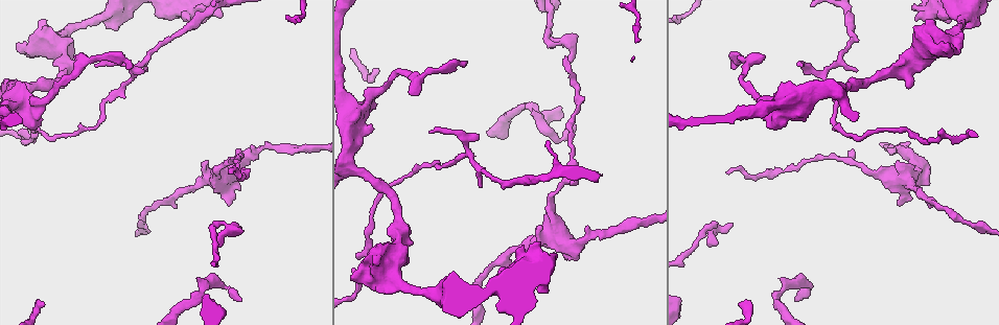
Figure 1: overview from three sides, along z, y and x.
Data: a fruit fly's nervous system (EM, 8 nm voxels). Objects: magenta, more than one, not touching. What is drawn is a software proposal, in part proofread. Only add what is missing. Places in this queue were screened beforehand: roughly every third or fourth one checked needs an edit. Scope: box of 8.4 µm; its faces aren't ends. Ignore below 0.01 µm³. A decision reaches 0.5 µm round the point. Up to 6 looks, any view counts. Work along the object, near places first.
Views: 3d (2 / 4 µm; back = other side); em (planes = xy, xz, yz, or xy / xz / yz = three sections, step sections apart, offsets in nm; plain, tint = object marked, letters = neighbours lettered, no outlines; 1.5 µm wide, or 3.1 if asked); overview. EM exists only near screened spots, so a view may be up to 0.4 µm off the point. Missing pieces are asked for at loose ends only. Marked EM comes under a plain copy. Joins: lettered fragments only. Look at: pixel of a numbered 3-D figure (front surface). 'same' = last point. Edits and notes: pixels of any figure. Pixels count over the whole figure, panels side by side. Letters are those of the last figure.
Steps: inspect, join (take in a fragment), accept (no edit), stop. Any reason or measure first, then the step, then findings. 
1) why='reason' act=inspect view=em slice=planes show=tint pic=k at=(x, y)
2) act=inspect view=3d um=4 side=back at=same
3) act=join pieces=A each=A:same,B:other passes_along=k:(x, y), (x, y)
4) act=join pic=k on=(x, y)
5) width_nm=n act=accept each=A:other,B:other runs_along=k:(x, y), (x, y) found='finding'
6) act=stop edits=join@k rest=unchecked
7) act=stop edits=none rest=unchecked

why='thin end' act=inspect view=3d um=2 pic=1 at=(734, 67)

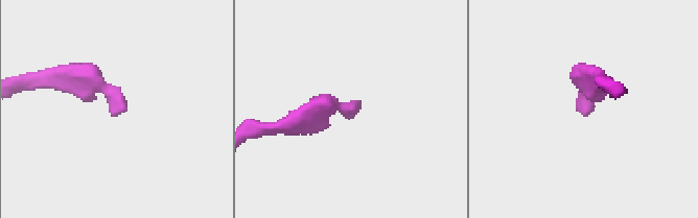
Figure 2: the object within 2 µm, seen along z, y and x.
why='need the tissue' act=inspect view=em slice=xz step=4 show=tint pic=2 at=(352, 112)

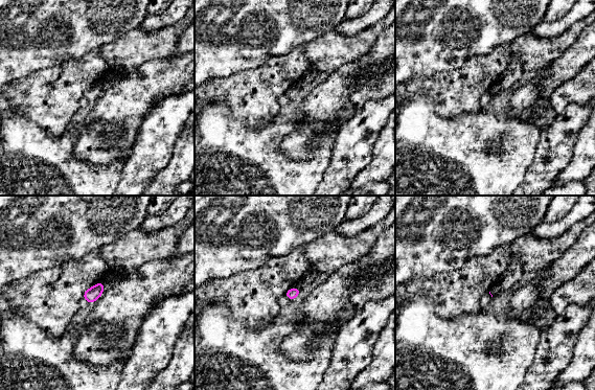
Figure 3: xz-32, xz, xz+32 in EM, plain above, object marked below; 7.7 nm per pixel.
act=inspect view=em slice=xy step=8 show=letters at=same

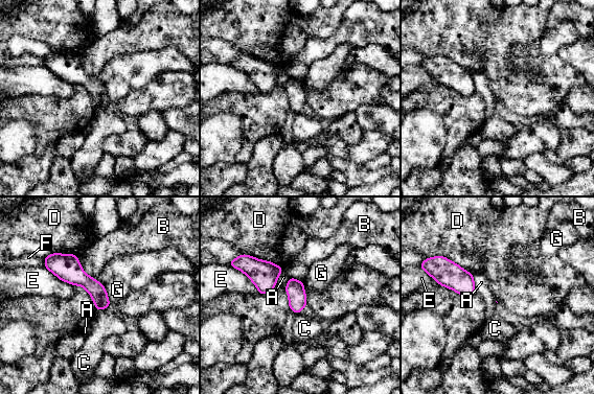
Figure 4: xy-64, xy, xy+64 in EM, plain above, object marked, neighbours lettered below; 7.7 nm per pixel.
act=accept each=A:other,B:other,C:other,D:other,E:other,F:other,G:other found='none of them fits'

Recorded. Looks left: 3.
why='branch stops here' act=inspect view=3d um=4 pic=1 at=(855, 70)

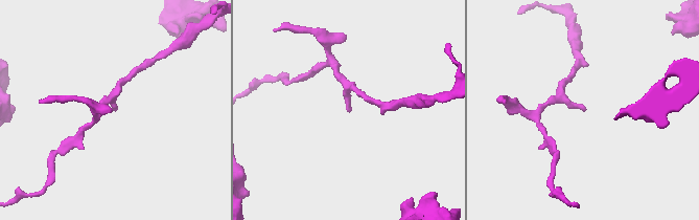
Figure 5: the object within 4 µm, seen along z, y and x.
act=inspect view=em slice=planes show=letters pic=5 at=(349, 109)

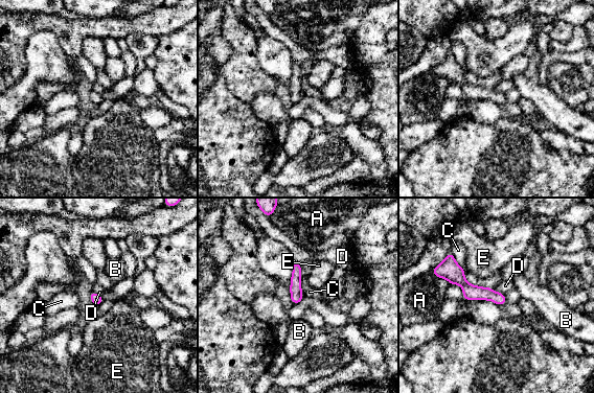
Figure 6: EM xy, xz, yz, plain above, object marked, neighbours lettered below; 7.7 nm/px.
longest_contact=C:180nm act=accept each=A:other,B:other,C:other,D:other,E:other found='no lettered fragment goes on from it'

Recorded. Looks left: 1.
act=stop edits=none rest=unchecked

